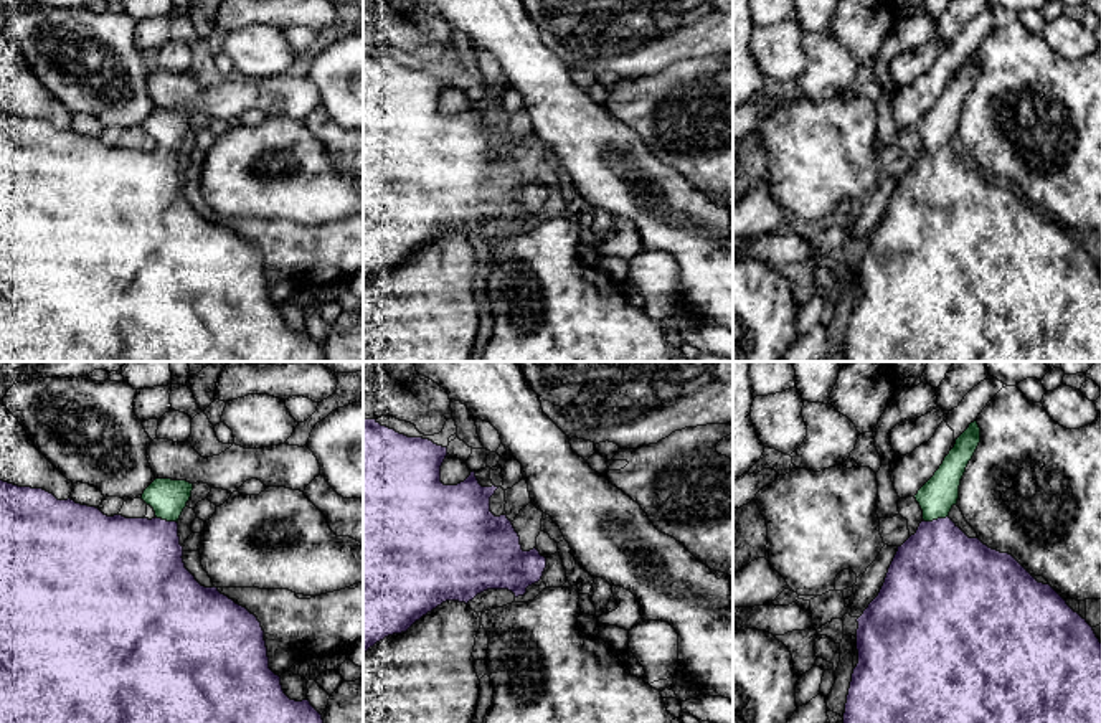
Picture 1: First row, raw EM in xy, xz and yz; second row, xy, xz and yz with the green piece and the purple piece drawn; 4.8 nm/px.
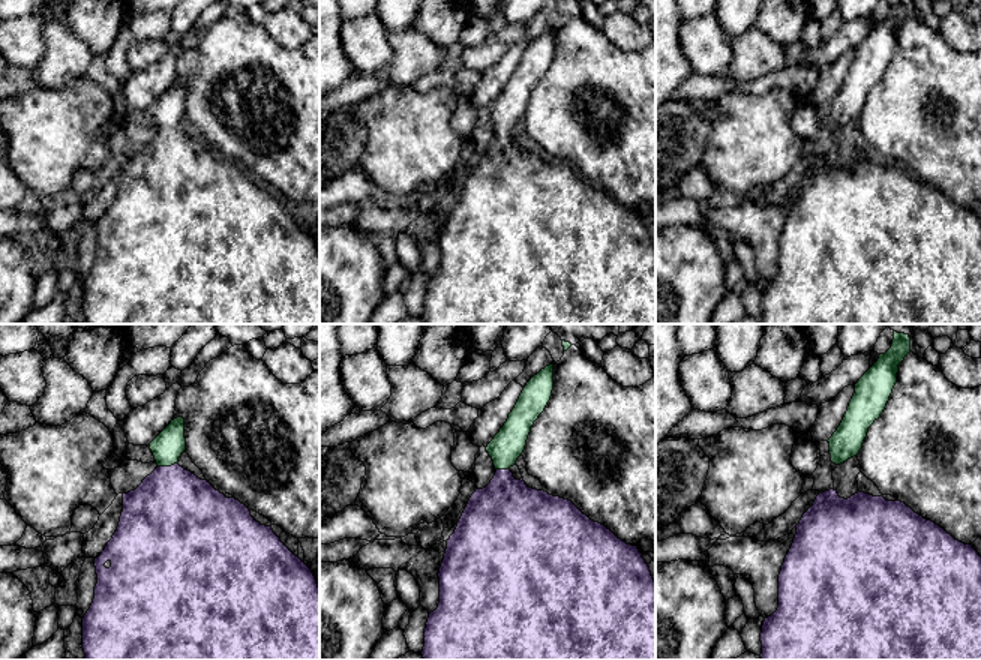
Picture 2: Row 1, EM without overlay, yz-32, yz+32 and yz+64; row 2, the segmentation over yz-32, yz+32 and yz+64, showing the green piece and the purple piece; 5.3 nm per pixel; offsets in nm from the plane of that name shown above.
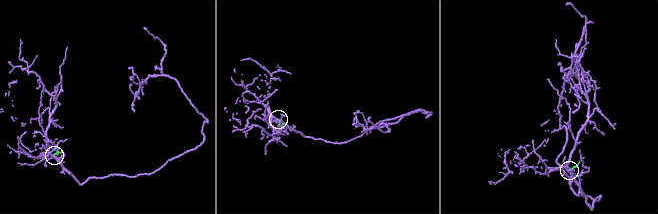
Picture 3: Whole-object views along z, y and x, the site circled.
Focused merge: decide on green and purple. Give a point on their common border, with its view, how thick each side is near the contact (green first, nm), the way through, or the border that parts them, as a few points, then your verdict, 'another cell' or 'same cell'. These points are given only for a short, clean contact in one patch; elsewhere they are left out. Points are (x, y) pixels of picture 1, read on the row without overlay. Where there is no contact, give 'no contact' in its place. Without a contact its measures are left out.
yz (935, 149) | 180/440 nm | across yz (936, 127), (935, 149), (940, 200) | same cell

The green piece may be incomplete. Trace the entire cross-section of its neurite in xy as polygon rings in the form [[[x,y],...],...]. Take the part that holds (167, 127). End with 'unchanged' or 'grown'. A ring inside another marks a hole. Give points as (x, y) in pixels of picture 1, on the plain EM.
[[[155,109],[155,111],[154,111],[154,112],[152,112],[152,114],[150,114],[150,116],[149,116],[149,117],[147,117],[147,119],[145,119],[145,120],[144,120],[144,124],[142,124],[142,127],[140,127],[140,129],[142,129],[142,130],[144,130],[144,132],[145,132],[145,134],[147,134],[147,135],[150,135],[150,137],[152,137],[152,139],[154,139],[154,142],[155,142],[155,147],[154,147],[154,149],[152,149],[152,150],[149,150],[149,149],[125,149],[125,147],[122,147],[122,145],[114,145],[114,147],[107,147],[107,145],[104,145],[104,144],[102,144],[102,142],[101,142],[101,140],[99,140],[99,139],[96,139],[96,137],[87,137],[87,135],[81,135],[81,134],[76,134],[76,132],[74,132],[74,130],[71,130],[71,129],[68,129],[68,130],[58,130],[58,129],[56,129],[56,127],[54,127],[54,125],[53,125],[53,124],[50,124],[50,122],[46,122],[46,120],[43,120],[43,119],[31,119],[31,117],[18,117],[18,116],[13,116],[13,114],[8,114],[8,112],[3,112],[3,111],[0,111],[0,362],[325,362],[325,355],[324,355],[324,350],[322,350],[322,345],[320,345],[320,343],[319,343],[319,342],[317,342],[317,340],[315,340],[315,338],[314,338],[314,337],[312,337],[312,335],[310,335],[310,332],[309,332],[309,330],[302,330],[302,332],[295,332],[295,330],[291,330],[291,328],[289,328],[289,327],[287,327],[287,325],[286,325],[286,324],[284,324],[284,320],[282,320],[282,315],[281,315],[281,307],[279,307],[279,305],[276,305],[276,304],[274,304],[274,302],[272,302],[272,300],[271,300],[271,299],[269,299],[269,287],[267,287],[267,277],[266,277],[266,271],[264,271],[264,261],[262,261],[262,258],[261,258],[261,253],[259,253],[259,251],[258,251],[258,248],[256,248],[256,246],[254,246],[254,244],[251,244],[251,243],[249,243],[249,241],[248,241],[248,239],[246,239],[246,238],[243,238],[243,236],[239,236],[239,234],[236,234],[236,233],[234,233],[234,231],[233,231],[233,229],[229,229],[229,228],[228,228],[228,226],[224,226],[224,224],[221,224],[221,223],[220,223],[220,221],[218,221],[218,218],[215,218],[215,216],[213,216],[213,218],[205,218],[205,216],[201,216],[201,215],[200,215],[200,213],[198,213],[198,211],[196,211],[196,210],[195,210],[195,206],[193,206],[193,205],[191,205],[191,203],[190,203],[190,201],[188,201],[188,200],[187,200],[187,198],[185,198],[185,193],[183,193],[183,188],[182,188],[182,187],[183,187],[183,177],[182,177],[182,175],[180,175],[180,167],[178,167],[178,154],[177,154],[177,152],[178,152],[178,149],[180,149],[180,145],[182,145],[182,142],[183,142],[183,139],[185,139],[185,137],[187,137],[187,132],[188,132],[188,130],[190,130],[190,127],[191,127],[191,120],[193,120],[193,114],[190,114],[190,112],[187,112],[187,111],[172,111],[172,109]]] | grown

